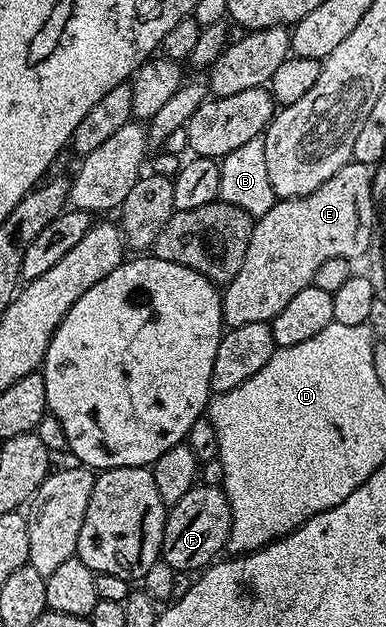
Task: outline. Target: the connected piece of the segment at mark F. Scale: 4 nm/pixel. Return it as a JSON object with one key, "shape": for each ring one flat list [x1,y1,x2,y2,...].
{"shape":[[196,484,166,511,161,561,169,564,176,572,201,571,227,549,231,528,232,512,225,490,221,486]]}

